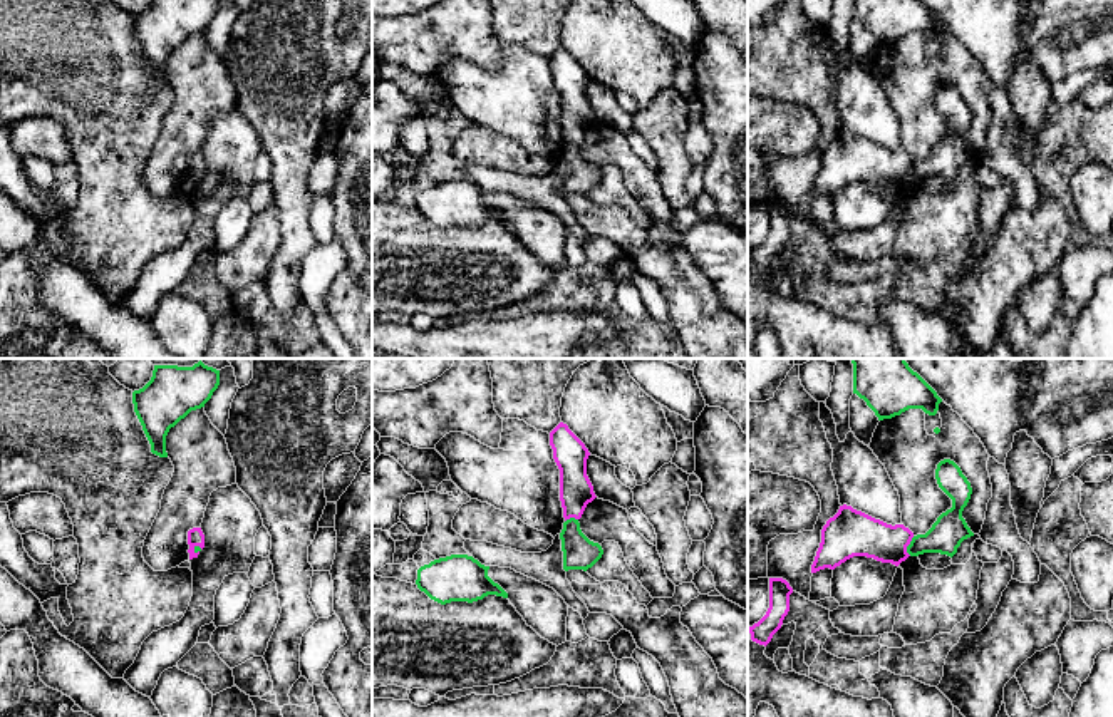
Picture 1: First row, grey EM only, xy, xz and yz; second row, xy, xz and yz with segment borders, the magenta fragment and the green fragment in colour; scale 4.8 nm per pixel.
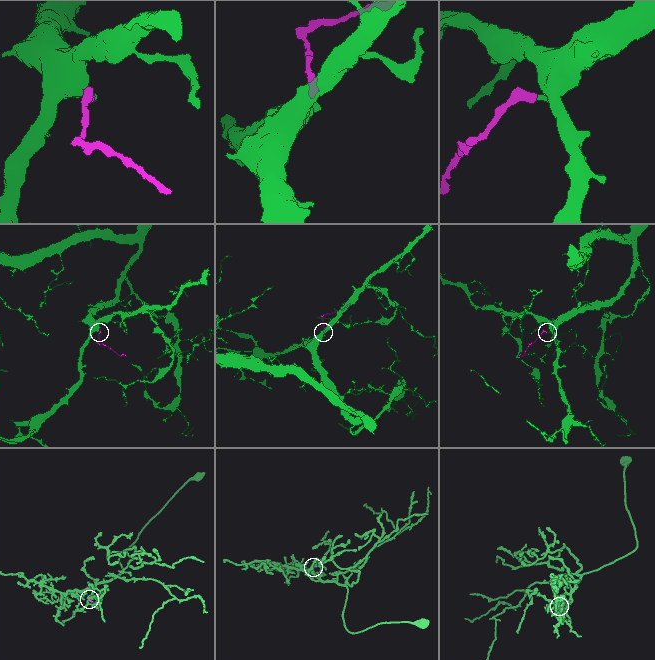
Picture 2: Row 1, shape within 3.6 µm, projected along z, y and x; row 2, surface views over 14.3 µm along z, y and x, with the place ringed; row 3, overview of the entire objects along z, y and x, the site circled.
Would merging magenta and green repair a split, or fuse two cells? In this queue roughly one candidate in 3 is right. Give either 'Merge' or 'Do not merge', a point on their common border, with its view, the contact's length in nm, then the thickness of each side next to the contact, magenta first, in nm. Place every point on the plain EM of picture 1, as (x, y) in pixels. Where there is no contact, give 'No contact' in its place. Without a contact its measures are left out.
Merge. Touches magenta at yz (907, 170). Shared border 100 nm. Thickness 200 nm (magenta) against 160 nm

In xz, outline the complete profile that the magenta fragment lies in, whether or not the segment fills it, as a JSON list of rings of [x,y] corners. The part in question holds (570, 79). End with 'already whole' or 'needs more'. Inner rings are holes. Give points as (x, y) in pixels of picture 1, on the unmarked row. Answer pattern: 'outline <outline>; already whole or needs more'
outline [[[563,47],[550,57],[550,70],[553,74],[553,84],[560,94],[560,126],[565,142],[560,157],[563,194],[587,196],[603,179],[602,171],[590,166],[582,157],[578,147],[587,129],[597,122],[587,101],[587,84],[590,77]]]; needs more

